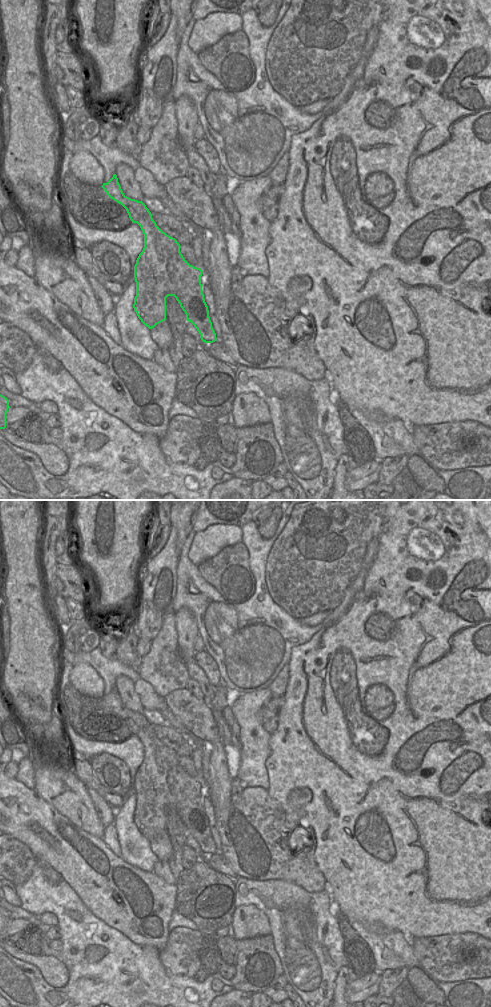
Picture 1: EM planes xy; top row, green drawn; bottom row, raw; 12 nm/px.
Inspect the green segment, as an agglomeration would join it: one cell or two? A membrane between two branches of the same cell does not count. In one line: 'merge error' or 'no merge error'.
merge error

